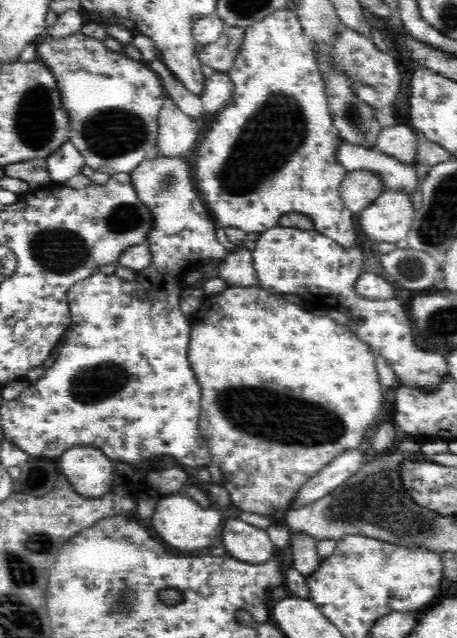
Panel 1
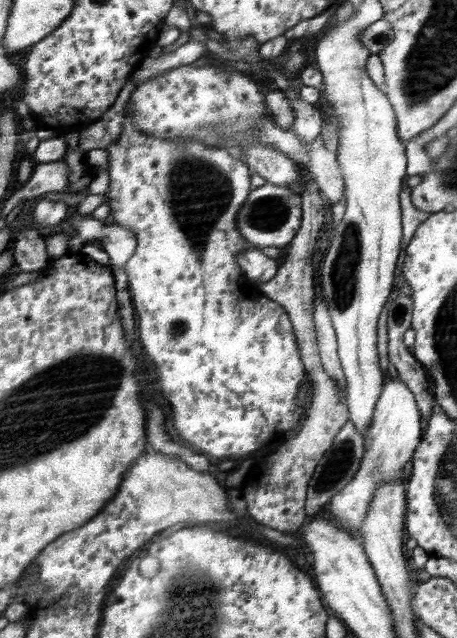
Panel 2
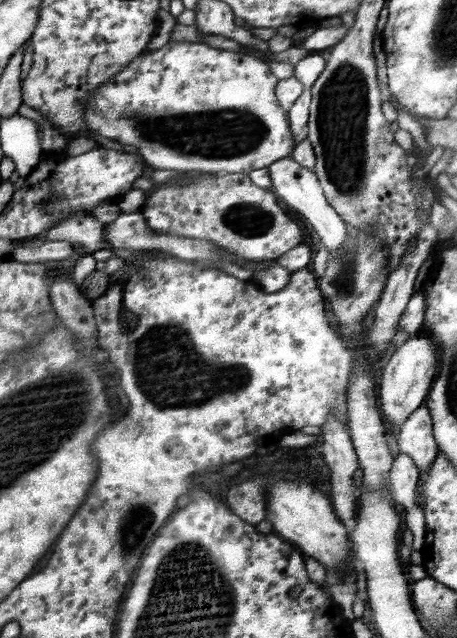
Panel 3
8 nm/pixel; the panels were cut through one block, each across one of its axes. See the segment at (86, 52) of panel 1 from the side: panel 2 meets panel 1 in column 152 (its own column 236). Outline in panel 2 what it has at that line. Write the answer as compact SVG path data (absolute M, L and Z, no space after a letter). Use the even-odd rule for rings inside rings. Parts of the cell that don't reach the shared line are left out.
M212 62L205 66L196 67L192 63L184 64L165 72L158 78L151 78L148 82L138 85L136 92L129 102L128 110L133 116L137 127L144 129L155 137L167 139L181 139L182 137L200 141L209 147L226 149L233 157L240 158L241 150L250 145L268 143L283 152L288 158L295 160L299 165L311 173L314 182L319 186L322 197L333 206L342 199L345 194L345 180L342 170L334 153L319 134L314 140L301 140L296 136L292 127L289 130L282 130L269 118L265 107L265 96L269 93L269 87L258 84L256 80L240 74L237 70L224 70L223 66L212 65Z

